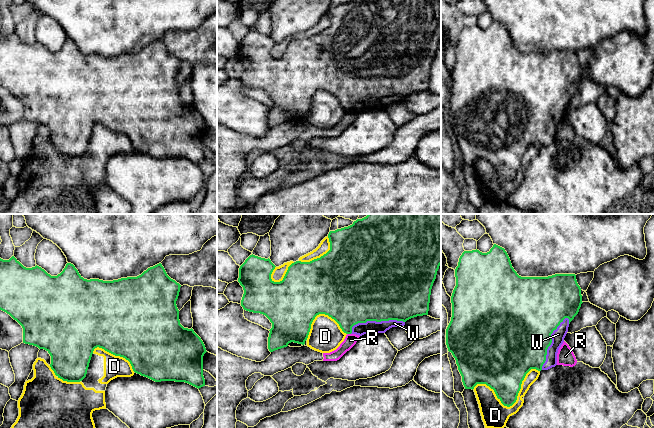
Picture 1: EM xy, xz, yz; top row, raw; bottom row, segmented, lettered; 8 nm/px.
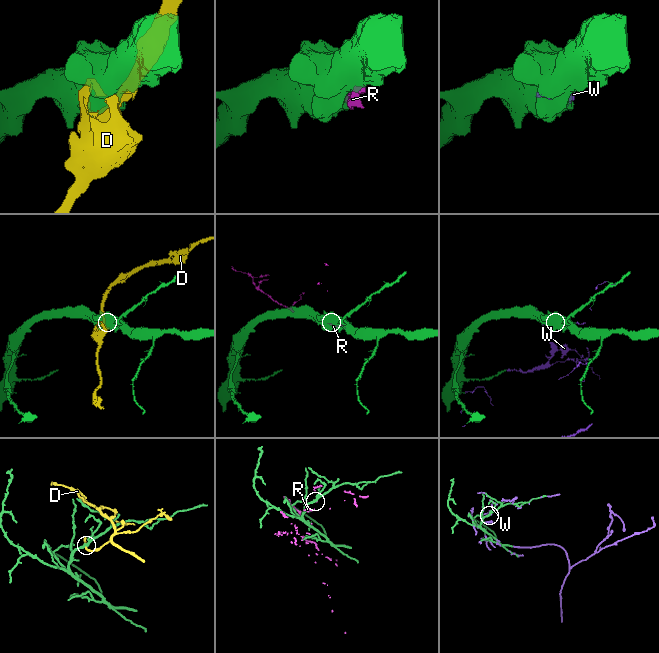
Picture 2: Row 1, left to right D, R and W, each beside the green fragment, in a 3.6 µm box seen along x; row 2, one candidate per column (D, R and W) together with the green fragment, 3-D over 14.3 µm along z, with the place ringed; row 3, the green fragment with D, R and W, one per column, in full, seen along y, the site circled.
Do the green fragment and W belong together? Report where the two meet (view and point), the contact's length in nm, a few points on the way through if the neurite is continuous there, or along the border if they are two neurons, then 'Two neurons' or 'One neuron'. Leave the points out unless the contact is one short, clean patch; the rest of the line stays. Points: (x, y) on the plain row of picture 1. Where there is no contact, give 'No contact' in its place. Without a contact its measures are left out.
Touches green at yz (551, 118). Shared border 480 nm. One neuron

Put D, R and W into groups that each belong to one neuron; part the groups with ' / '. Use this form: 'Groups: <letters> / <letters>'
Groups: D / R / W

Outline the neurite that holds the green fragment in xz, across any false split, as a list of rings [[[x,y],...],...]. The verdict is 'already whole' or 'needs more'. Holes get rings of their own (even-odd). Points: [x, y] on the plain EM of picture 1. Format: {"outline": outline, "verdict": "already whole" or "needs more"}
{"outline": [[[352,0],[348,3],[330,7],[328,14],[330,26],[326,30],[310,38],[296,37],[292,39],[280,58],[274,58],[271,55],[271,50],[276,42],[269,34],[265,35],[252,30],[240,42],[238,58],[244,66],[241,82],[246,87],[265,91],[272,99],[268,113],[268,125],[270,128],[287,123],[291,118],[304,121],[308,114],[311,100],[319,90],[325,90],[334,95],[344,109],[359,112],[367,109],[385,109],[392,103],[404,102],[405,98],[411,94],[428,91],[431,65],[441,41],[441,0]]], "verdict": "needs more"}

